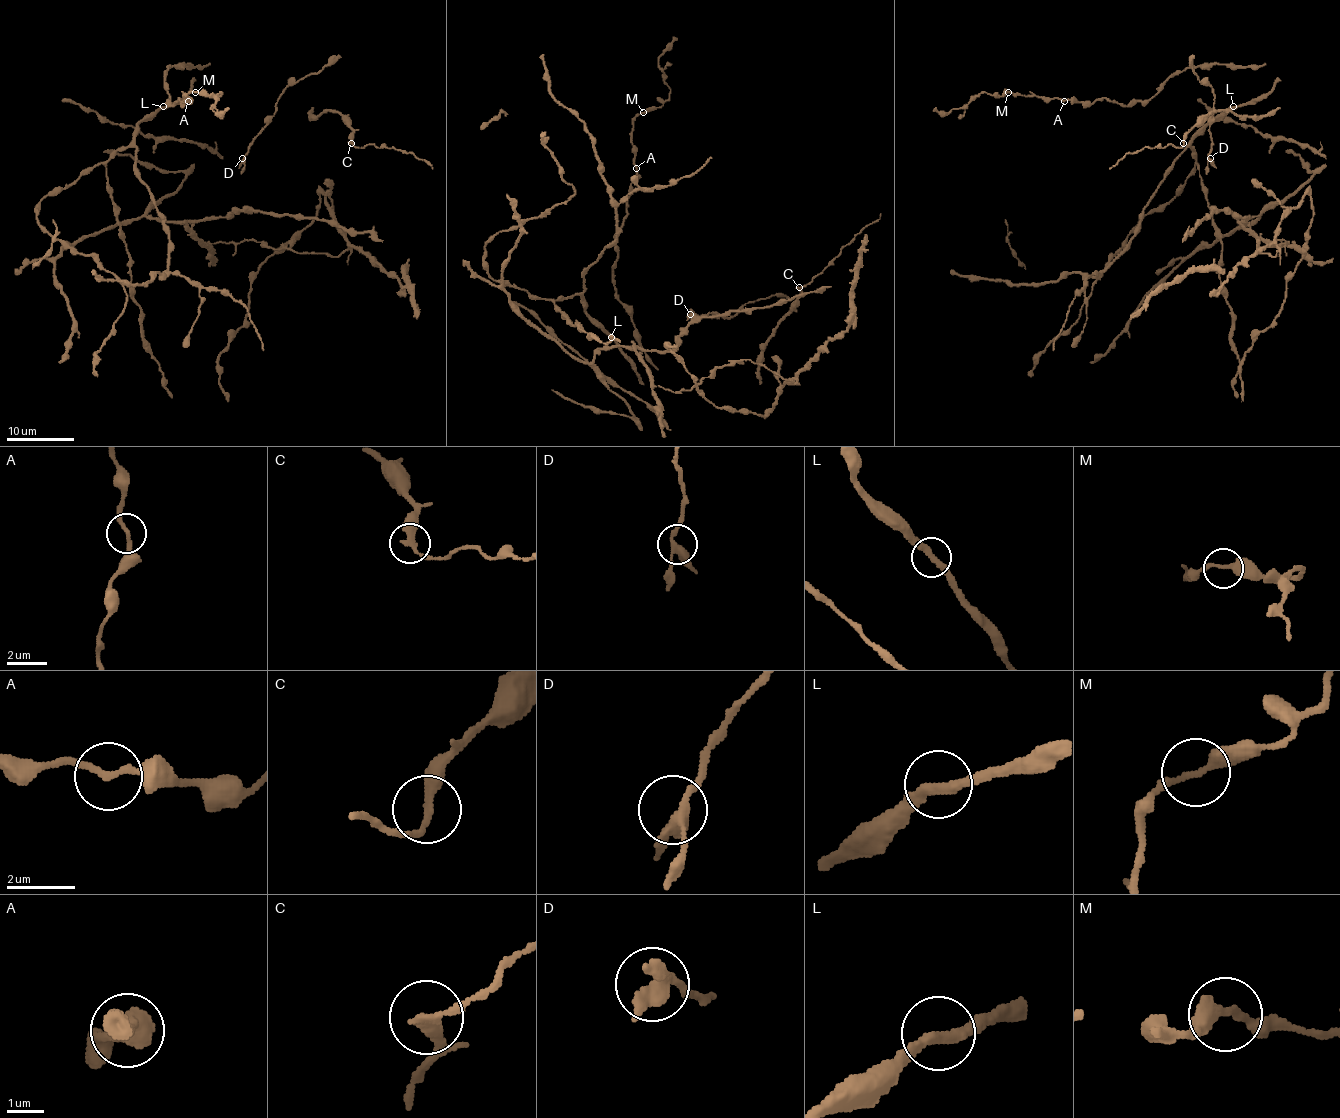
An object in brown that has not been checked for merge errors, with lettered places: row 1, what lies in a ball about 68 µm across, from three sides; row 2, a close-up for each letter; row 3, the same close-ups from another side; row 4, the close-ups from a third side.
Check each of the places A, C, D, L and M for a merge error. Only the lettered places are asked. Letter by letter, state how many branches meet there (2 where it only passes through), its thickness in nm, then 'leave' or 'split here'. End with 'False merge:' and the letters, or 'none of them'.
A: branches 2; calibre 190 nm; leave
C: branches 2; calibre 280 nm; split here
D: branches 3; calibre 280 nm; leave
L: branches 2; calibre 320 nm; leave
M: branches 2; calibre 240 nm; leave
False merge: C

